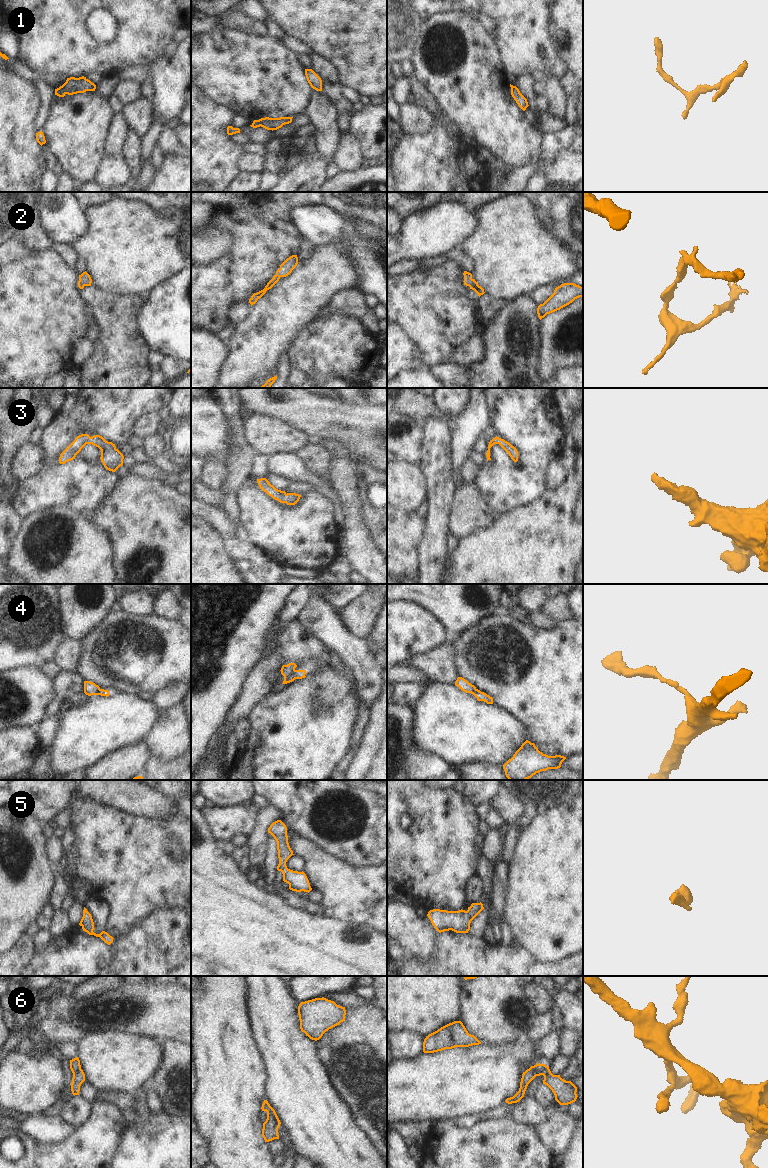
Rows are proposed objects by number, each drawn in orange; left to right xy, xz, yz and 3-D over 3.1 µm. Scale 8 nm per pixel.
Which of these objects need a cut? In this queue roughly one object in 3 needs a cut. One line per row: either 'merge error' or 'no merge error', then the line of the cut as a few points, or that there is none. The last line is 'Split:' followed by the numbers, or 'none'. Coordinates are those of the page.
1: no merge error; cut none
2: no merge error; cut none
3: no merge error; cut none
4: merge error; cut xz (294, 669), (284, 677)
5: no merge error; cut none
6: merge error; cut yz (531, 1066), (537, 1075)
Split: 4, 6

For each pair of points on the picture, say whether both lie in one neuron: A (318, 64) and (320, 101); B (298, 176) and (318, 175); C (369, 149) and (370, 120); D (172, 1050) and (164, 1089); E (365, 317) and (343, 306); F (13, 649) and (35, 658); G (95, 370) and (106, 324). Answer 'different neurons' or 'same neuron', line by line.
A: different neurons
B: same neuron
C: same neuron
D: same neuron
E: same neuron
F: same neuron
G: same neuron

